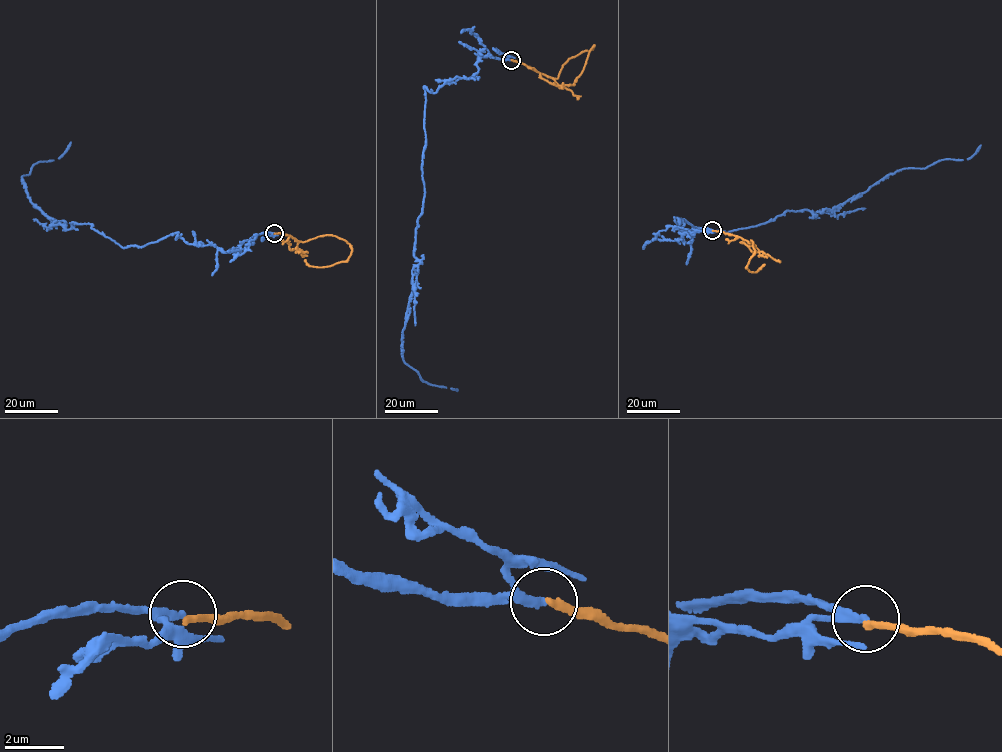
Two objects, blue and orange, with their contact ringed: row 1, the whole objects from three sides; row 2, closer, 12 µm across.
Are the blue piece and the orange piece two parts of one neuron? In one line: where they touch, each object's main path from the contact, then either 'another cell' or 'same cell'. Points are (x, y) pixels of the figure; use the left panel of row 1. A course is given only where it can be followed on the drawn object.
at (274, 233); blue runs (274, 233), (222, 251), (173, 232), (122, 247), (89, 224), (66, 229), (30, 202), (21, 177), (71, 142); orange runs (274, 233), (304, 242), (334, 235), (352, 249), (346, 260), (330, 266), (312, 266), (305, 259); another cell

